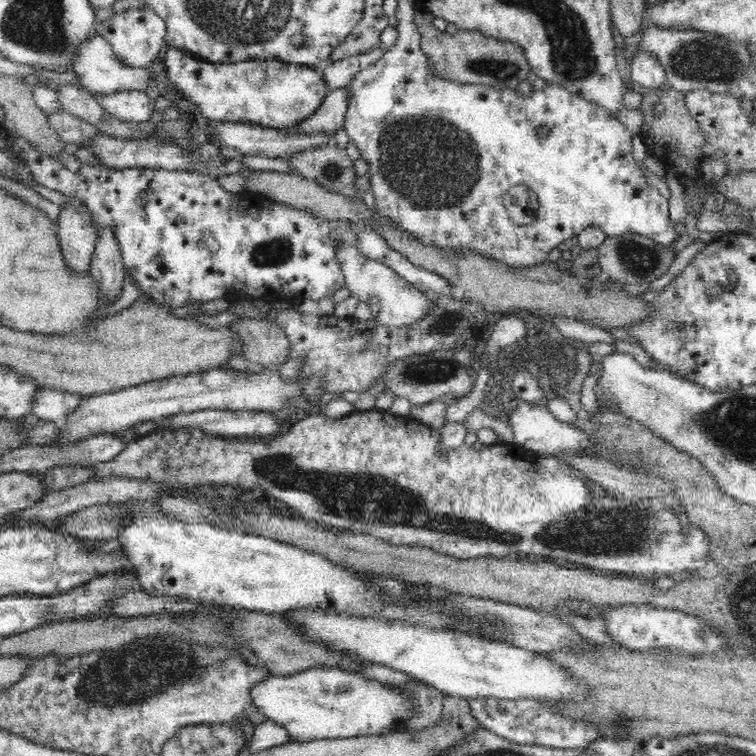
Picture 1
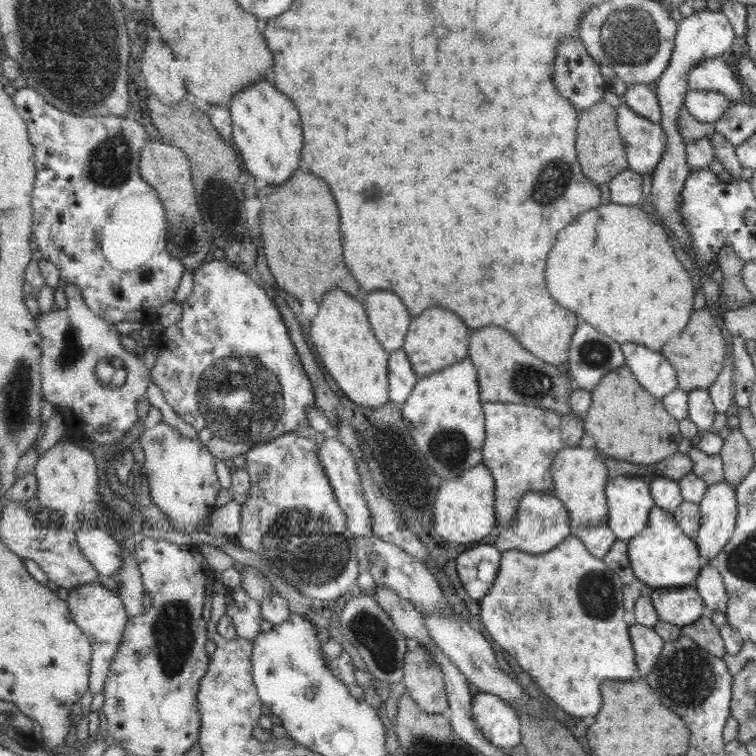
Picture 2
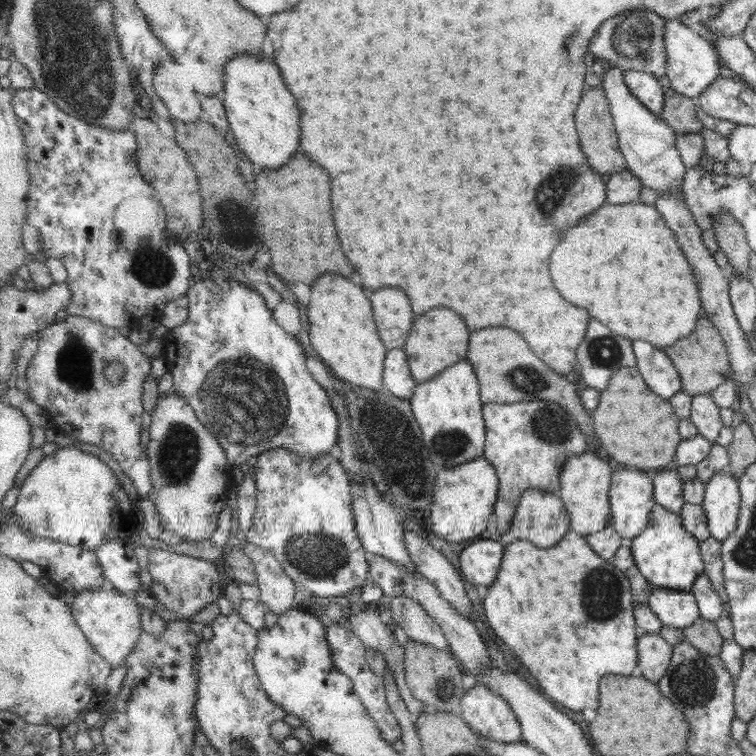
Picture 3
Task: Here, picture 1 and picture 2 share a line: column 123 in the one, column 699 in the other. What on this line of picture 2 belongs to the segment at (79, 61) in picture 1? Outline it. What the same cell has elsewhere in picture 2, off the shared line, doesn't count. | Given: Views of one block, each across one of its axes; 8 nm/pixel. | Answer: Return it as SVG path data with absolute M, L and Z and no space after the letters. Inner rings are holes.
M708 58L690 68L686 74L689 90L716 91L735 103L744 102L744 85L740 84L730 66L718 58Z

